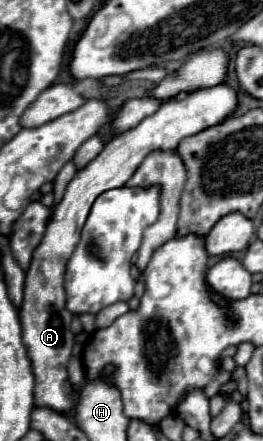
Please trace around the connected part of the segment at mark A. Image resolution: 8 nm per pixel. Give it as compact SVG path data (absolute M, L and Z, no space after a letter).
M216 85L210 89L196 91L188 95L184 101L164 103L156 113L142 119L136 127L114 135L104 149L66 185L64 197L60 203L52 207L50 221L46 225L44 237L40 245L32 253L30 267L26 271L24 281L24 301L20 305L20 321L22 321L22 341L28 347L28 357L32 361L36 387L34 387L34 407L48 407L56 413L70 413L76 405L76 393L68 381L68 361L74 345L74 333L70 329L72 313L66 309L64 295L64 269L66 261L74 253L78 243L78 235L86 215L90 211L90 203L110 187L122 187L144 161L150 151L156 149L174 149L184 137L190 137L206 127L212 127L232 115L236 107L236 93L226 85Z

